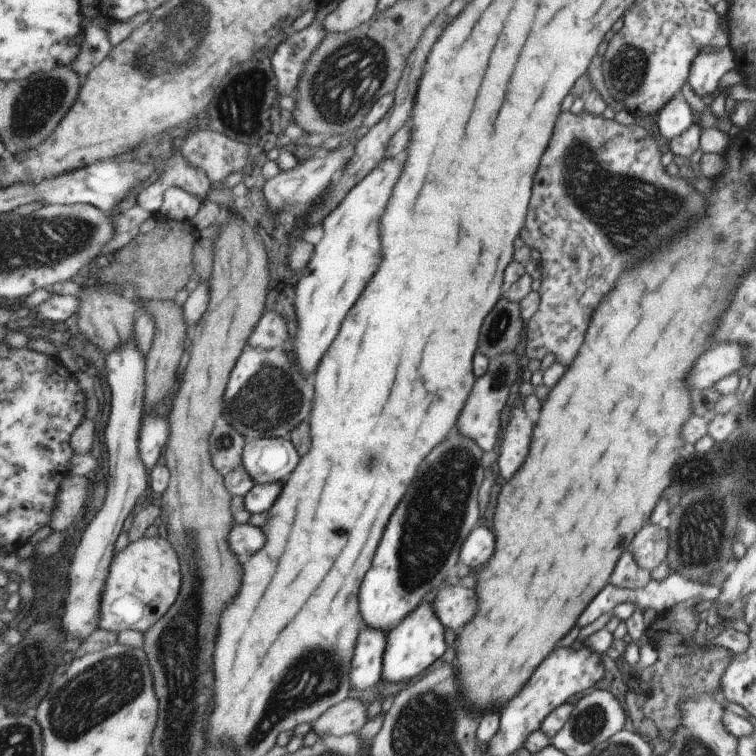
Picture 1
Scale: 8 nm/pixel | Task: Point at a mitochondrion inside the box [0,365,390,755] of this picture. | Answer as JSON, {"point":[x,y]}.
{"point":[97,691]}

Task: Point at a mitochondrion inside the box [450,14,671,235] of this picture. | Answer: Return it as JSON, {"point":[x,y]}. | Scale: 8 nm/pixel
{"point":[627,69]}

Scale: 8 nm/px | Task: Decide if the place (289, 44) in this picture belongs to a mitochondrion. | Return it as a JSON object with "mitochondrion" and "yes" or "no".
{"mitochondrion":"no"}

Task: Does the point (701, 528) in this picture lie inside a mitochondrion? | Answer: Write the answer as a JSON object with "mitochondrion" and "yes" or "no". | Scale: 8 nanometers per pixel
{"mitochondrion":"yes"}

